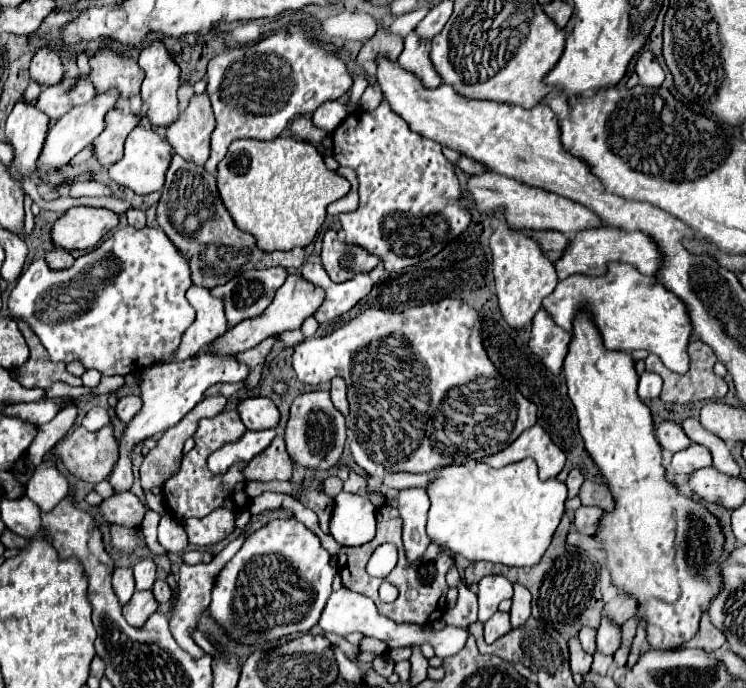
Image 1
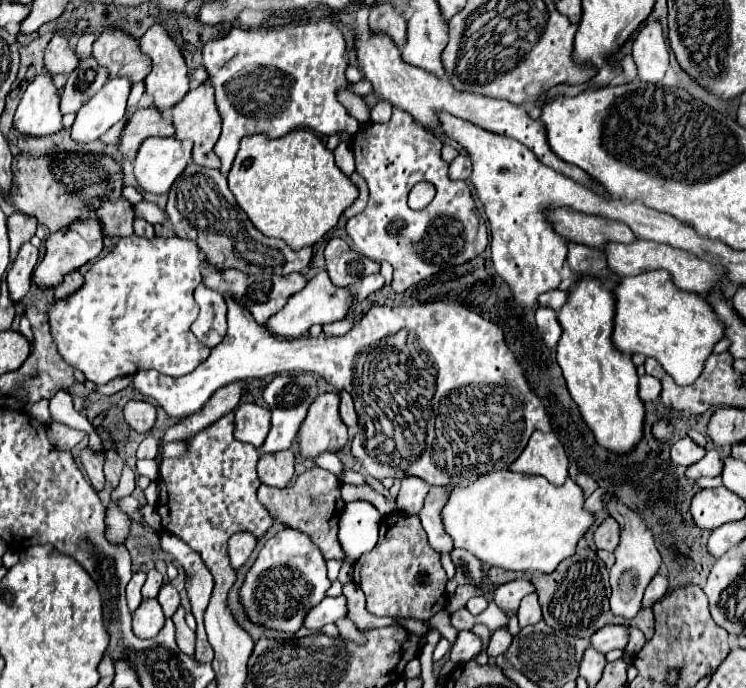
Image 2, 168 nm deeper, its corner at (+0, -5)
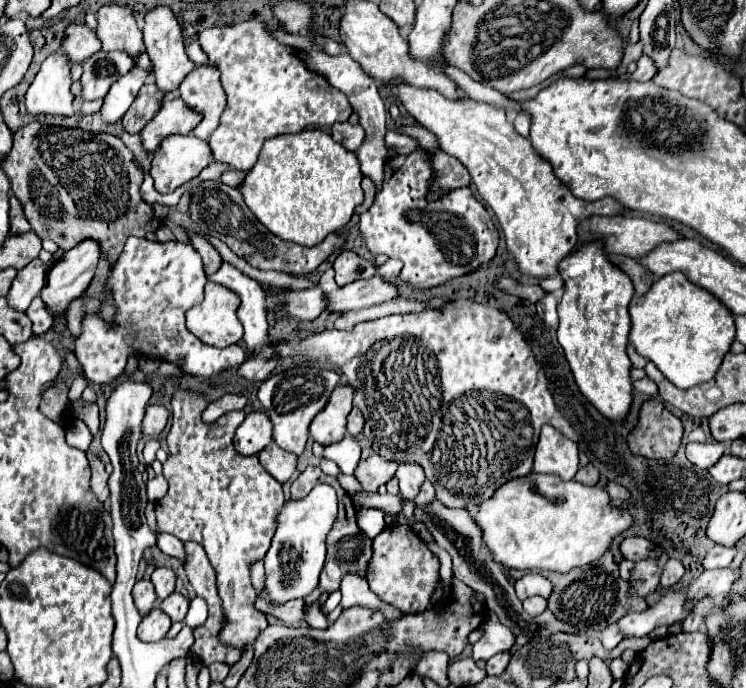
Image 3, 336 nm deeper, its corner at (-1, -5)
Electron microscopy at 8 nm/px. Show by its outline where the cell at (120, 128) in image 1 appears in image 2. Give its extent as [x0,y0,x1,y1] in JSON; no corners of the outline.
[118,108,172,160]

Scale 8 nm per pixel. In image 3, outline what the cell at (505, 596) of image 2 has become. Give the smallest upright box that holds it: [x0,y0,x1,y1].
[515,574,553,600]

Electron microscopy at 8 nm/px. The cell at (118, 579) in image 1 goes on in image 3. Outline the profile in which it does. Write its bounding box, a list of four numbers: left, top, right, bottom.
[133,578,157,616]

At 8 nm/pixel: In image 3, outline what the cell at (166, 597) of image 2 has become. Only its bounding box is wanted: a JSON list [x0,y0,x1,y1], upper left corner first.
[159,592,189,622]

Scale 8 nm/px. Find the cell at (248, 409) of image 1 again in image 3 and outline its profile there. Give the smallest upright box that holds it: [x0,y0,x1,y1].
[233,412,273,456]

